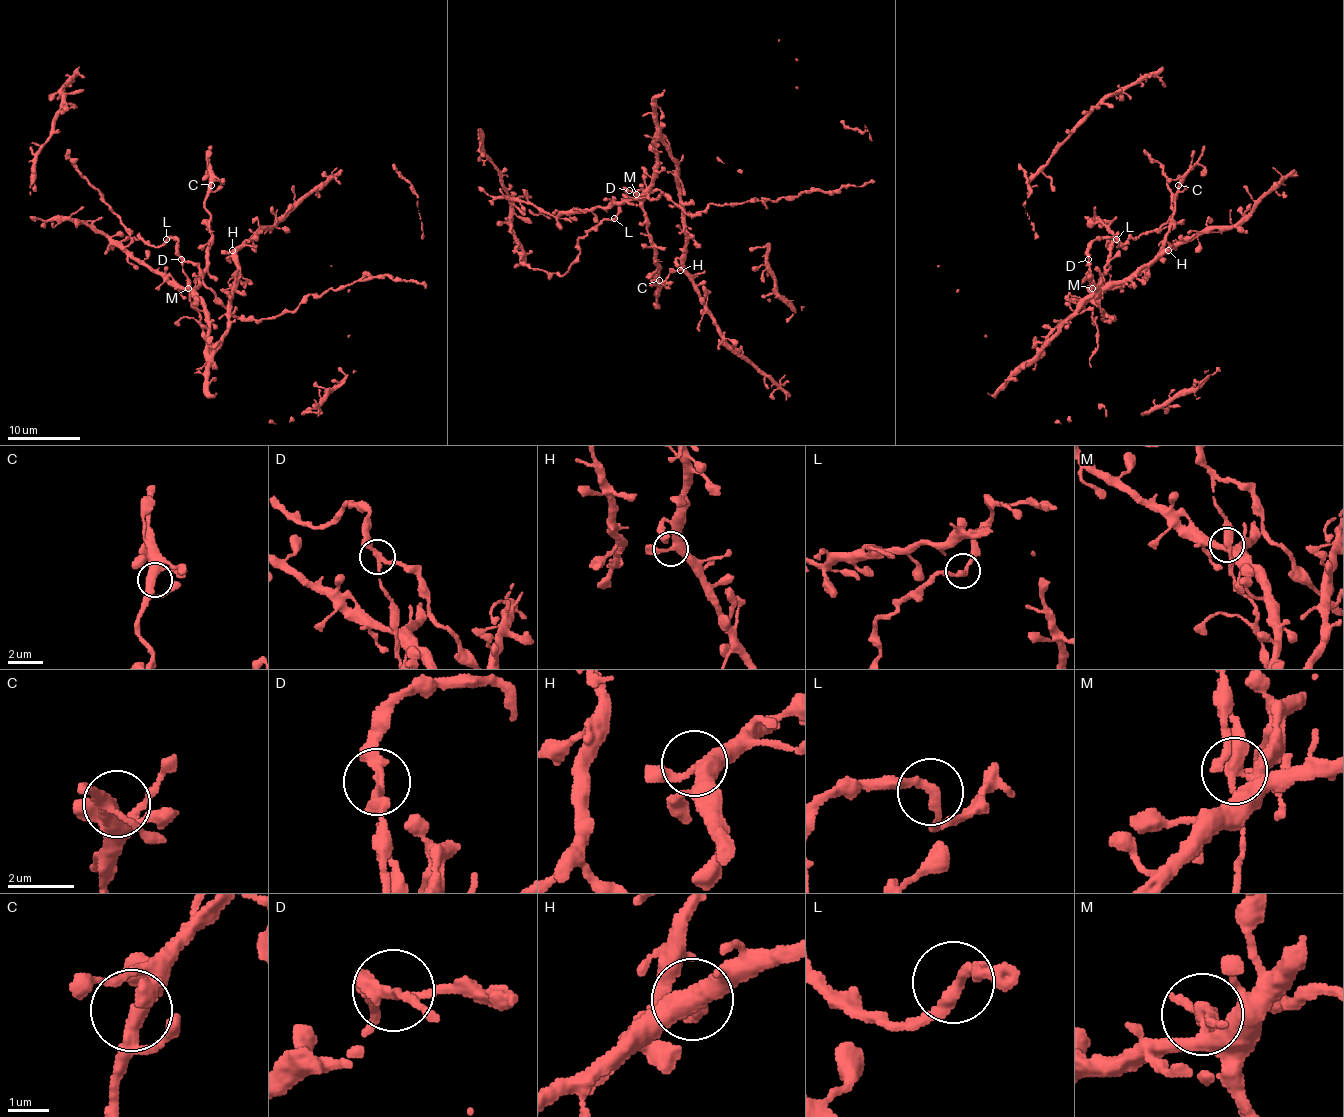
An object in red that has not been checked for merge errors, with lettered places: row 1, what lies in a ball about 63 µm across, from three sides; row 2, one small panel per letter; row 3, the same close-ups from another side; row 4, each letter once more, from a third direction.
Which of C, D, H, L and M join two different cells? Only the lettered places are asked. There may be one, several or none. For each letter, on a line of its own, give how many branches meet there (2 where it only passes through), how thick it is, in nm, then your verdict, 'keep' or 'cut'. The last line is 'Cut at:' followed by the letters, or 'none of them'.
C: branches 3; calibre 360 nm; keep
D: branches 3; calibre 200 nm; cut
H: branches 3; calibre 360 nm; keep
L: branches 2; calibre 280 nm; keep
M: branches 3; calibre 360 nm; cut
Cut at: D, M

